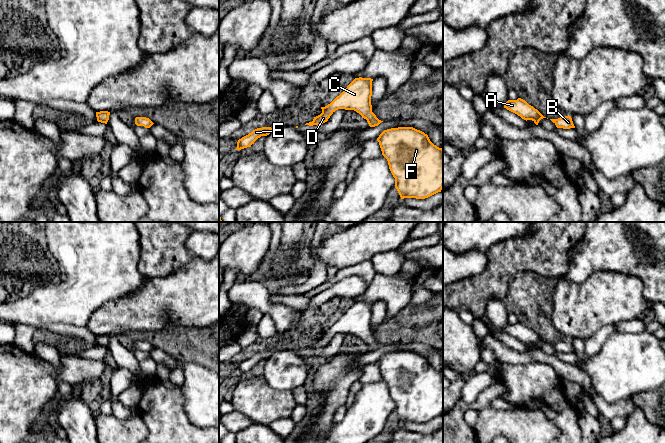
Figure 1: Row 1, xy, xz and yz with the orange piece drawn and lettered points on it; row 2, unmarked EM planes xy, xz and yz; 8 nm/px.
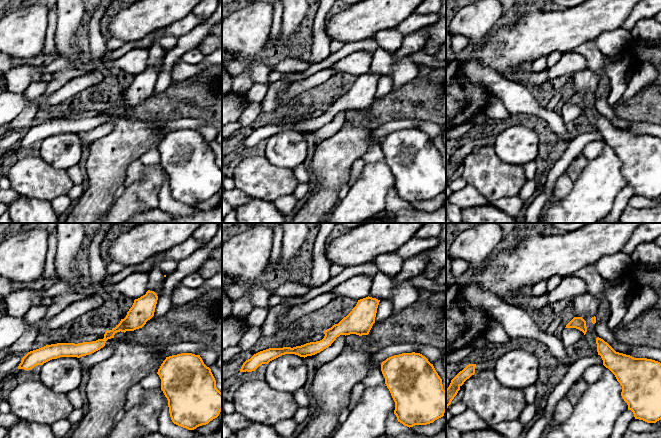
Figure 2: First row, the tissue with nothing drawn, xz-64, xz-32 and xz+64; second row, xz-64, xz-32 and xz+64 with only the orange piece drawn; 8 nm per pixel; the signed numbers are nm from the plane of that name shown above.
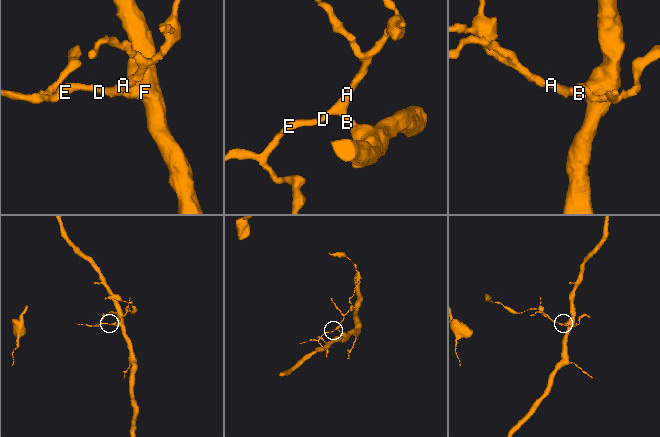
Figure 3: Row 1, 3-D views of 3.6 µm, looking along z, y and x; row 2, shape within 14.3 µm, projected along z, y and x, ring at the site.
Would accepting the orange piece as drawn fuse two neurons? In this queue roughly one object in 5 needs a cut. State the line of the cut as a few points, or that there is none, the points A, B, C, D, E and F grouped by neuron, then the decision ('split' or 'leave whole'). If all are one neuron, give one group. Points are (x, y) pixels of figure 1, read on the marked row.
cut none; groups A B C D E F; leave whole

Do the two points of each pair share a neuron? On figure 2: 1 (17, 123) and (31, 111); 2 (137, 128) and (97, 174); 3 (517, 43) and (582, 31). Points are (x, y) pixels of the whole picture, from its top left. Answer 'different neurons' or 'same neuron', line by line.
1: same neuron
2: same neuron
3: same neuron

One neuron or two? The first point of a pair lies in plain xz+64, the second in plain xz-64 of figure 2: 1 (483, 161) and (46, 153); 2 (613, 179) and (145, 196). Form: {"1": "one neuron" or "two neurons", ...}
{"1": "two neurons", "2": "one neuron"}

